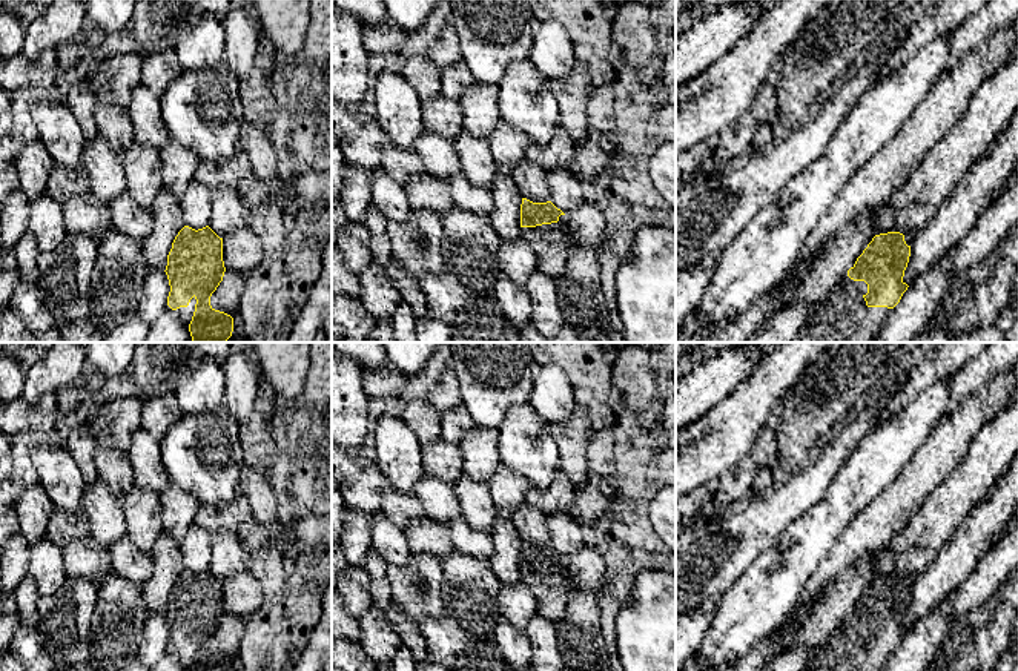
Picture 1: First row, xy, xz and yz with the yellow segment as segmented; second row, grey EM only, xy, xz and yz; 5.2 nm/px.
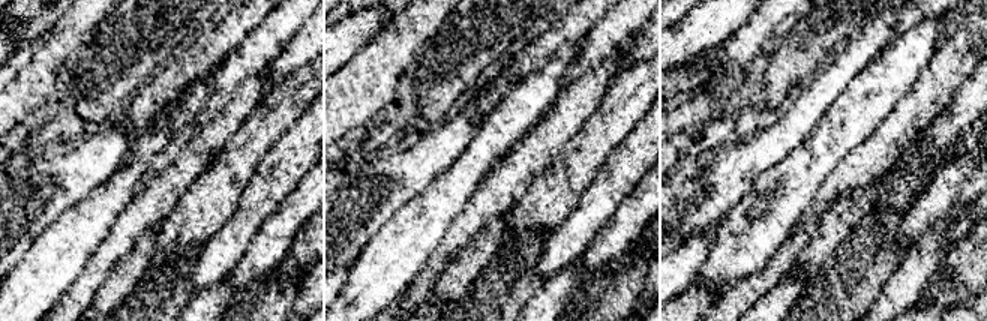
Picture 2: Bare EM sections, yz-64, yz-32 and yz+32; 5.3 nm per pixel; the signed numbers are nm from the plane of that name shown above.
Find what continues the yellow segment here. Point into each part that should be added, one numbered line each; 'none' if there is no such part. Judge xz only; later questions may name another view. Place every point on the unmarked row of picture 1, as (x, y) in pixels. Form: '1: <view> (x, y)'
1: xz (551, 587)

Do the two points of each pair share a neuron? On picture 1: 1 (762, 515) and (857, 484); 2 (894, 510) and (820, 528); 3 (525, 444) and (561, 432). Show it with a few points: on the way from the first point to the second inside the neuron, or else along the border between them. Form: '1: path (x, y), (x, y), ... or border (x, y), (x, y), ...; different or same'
1: border (843, 464), (825, 495), (799, 519); different
2: border (877, 495), (852, 519), (831, 550); different
3: border (550, 426), (561, 469); different

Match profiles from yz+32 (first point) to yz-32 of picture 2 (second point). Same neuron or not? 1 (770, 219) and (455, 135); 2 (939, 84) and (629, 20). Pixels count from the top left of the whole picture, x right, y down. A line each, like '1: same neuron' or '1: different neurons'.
1: different neurons
2: different neurons

